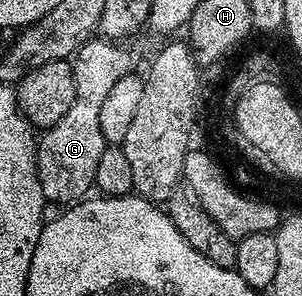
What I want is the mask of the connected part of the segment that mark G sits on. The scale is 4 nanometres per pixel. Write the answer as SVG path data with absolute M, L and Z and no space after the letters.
M93 37L81 49L76 51L70 60L73 69L73 81L75 82L75 96L73 105L69 105L69 113L57 121L57 125L46 128L38 136L35 149L35 161L39 168L39 184L43 190L43 198L48 204L63 203L59 205L70 205L78 203L80 199L88 194L87 190L95 187L95 178L97 177L97 164L101 162L101 153L105 153L108 143L101 133L101 108L104 105L105 97L109 97L113 85L121 81L121 77L132 74L135 63L135 55L129 48L123 47L122 42L114 39L104 39L102 37Z

